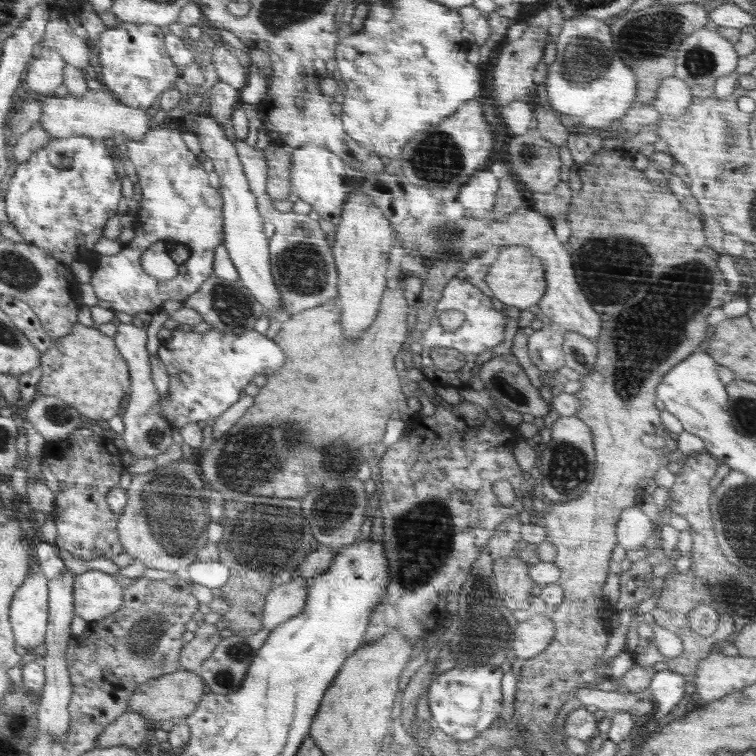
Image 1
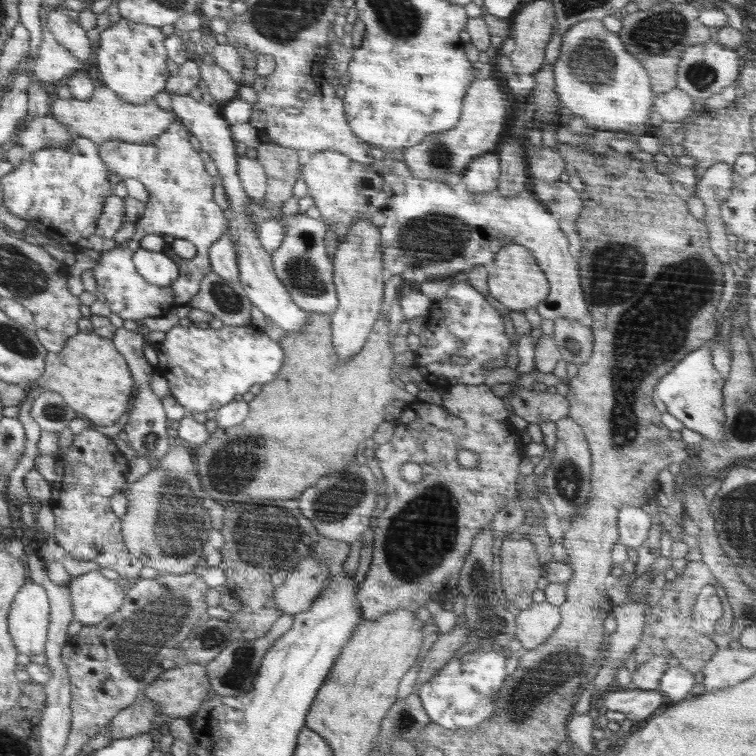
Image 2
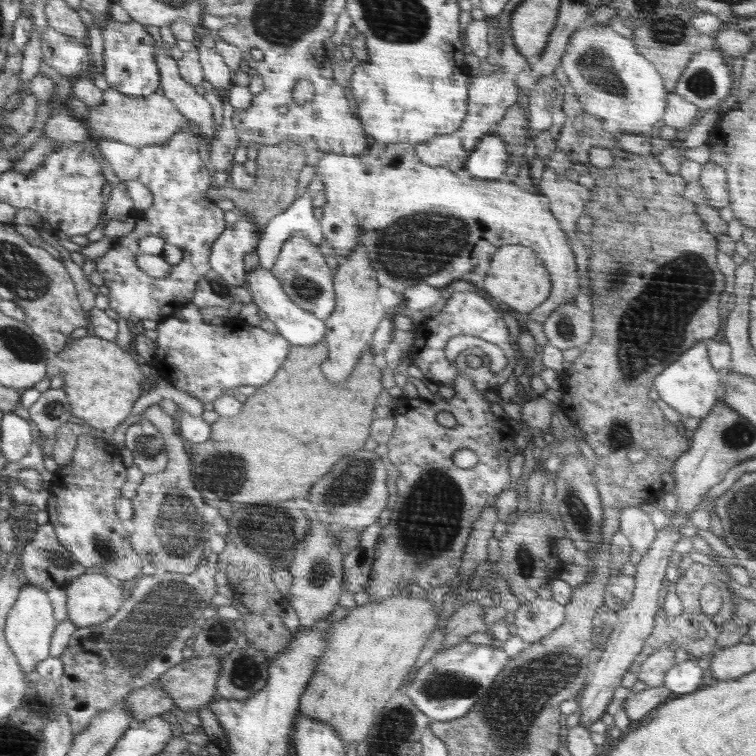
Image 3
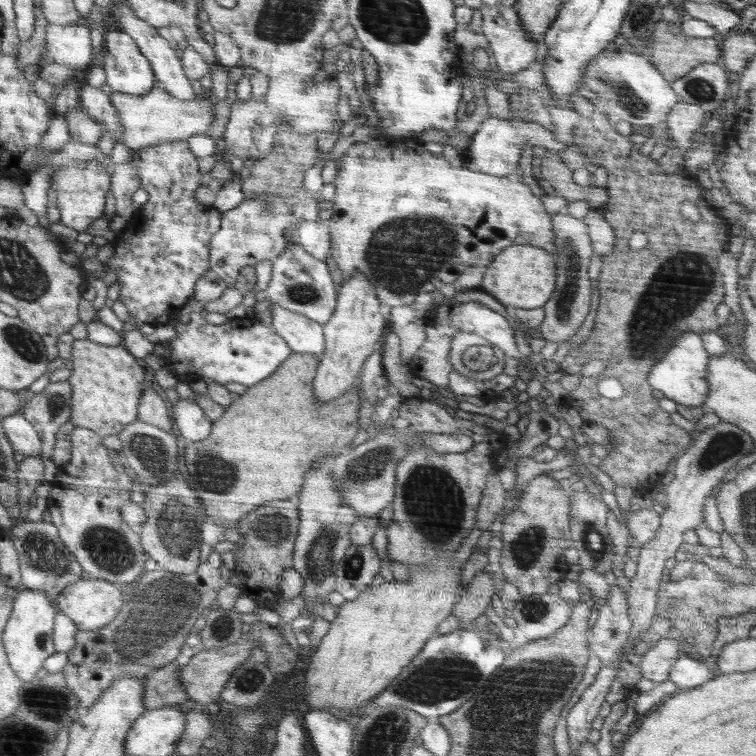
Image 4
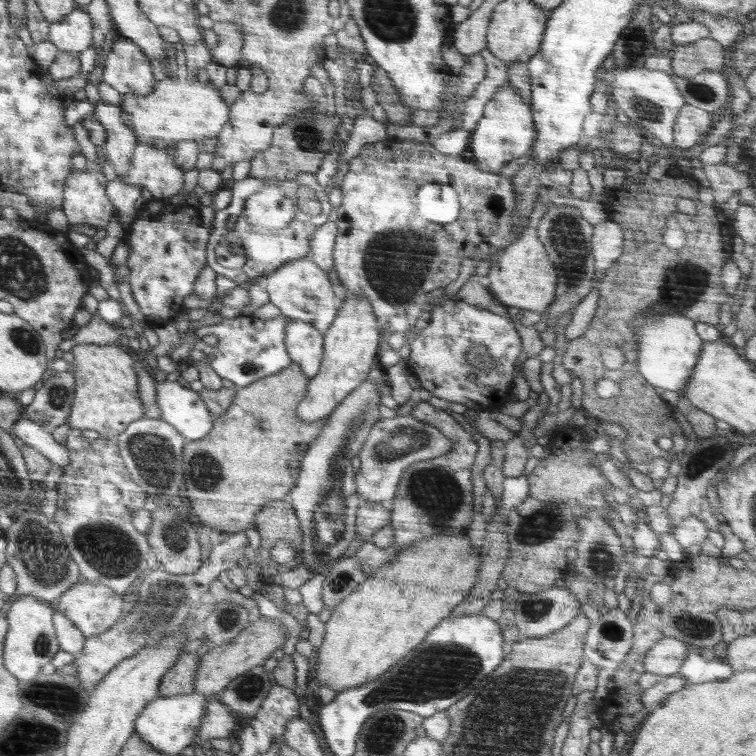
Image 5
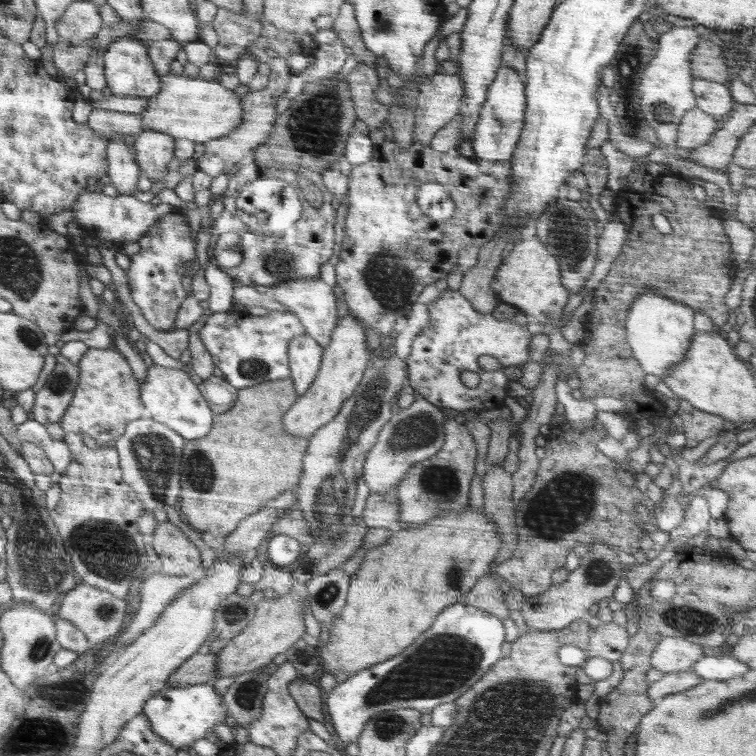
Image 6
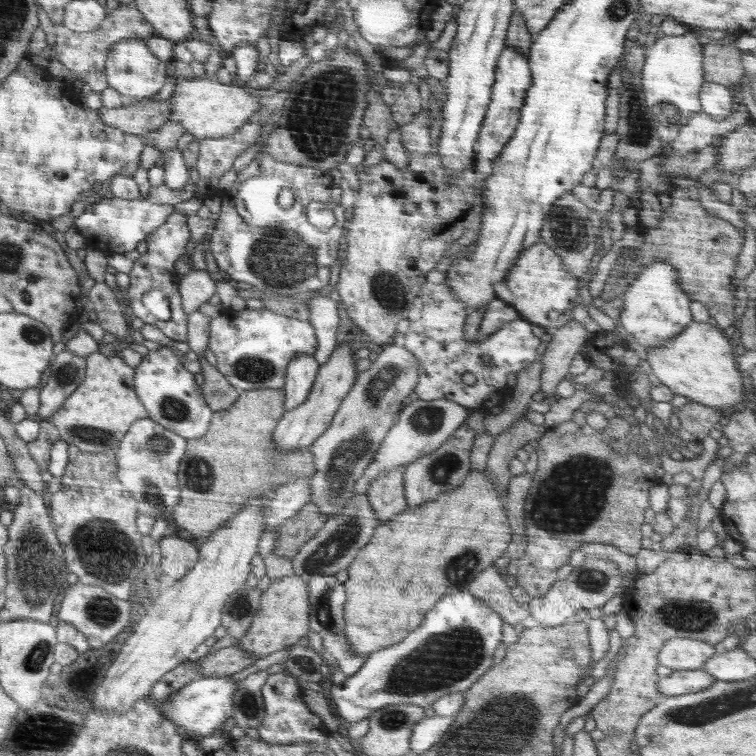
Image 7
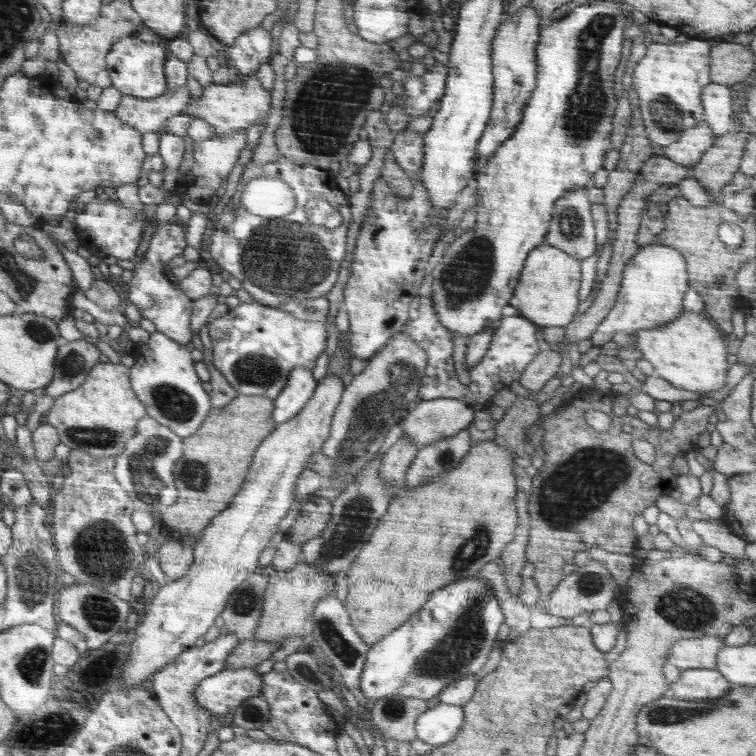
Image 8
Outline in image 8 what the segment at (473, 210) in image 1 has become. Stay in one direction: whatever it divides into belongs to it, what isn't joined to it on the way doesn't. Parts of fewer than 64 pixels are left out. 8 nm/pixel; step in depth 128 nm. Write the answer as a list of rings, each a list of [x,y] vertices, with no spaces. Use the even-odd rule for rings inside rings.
[[[530,2],[504,17],[504,24],[500,24],[500,38],[496,38],[496,106],[491,109],[492,122],[488,122],[488,130],[484,130],[479,139],[476,154],[480,157],[493,157],[498,146],[512,136],[523,120],[524,110],[536,89],[536,46],[540,44],[540,34],[547,21]]]

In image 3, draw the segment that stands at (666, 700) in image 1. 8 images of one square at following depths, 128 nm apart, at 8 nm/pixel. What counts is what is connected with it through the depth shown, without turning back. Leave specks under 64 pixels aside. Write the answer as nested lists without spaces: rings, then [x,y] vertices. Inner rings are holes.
[[[690,657],[686,661],[670,667],[664,676],[663,685],[673,696],[694,692],[702,686],[703,669]]]

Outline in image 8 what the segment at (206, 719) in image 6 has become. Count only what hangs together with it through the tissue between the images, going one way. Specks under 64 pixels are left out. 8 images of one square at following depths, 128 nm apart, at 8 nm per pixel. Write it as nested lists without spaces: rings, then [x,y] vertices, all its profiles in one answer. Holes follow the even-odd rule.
[[[256,667],[225,668],[216,676],[208,677],[196,690],[196,697],[212,716],[224,716],[241,706],[247,698],[260,695],[262,688],[262,674]]]

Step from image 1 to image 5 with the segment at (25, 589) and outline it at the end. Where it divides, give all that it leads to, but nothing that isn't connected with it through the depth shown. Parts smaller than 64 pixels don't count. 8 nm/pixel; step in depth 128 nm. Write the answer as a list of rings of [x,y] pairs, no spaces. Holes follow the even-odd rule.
[[[34,596],[17,597],[11,600],[11,605],[7,609],[11,630],[4,658],[8,668],[20,678],[22,683],[35,681],[42,674],[44,666],[52,663],[58,652],[63,650],[57,638],[55,610],[55,605],[43,602]]]

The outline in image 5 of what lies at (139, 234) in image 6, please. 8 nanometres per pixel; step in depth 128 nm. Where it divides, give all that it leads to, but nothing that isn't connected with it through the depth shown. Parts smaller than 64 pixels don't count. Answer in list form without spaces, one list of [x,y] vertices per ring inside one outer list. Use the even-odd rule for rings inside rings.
[[[78,122],[73,128],[76,134],[76,140],[78,140],[80,146],[82,146],[82,155],[88,158],[89,170],[76,170],[76,172],[71,175],[71,178],[68,180],[67,200],[64,202],[63,209],[68,213],[72,226],[86,224],[97,229],[100,228],[108,231],[109,225],[112,220],[116,218],[116,214],[118,214],[118,208],[114,206],[114,202],[112,202],[110,196],[106,194],[106,184],[108,184],[108,180],[106,176],[104,176],[104,172],[102,172],[102,166],[99,164],[99,156],[102,153],[98,150],[99,146],[91,142],[91,136],[86,128],[82,126],[82,122]]]

